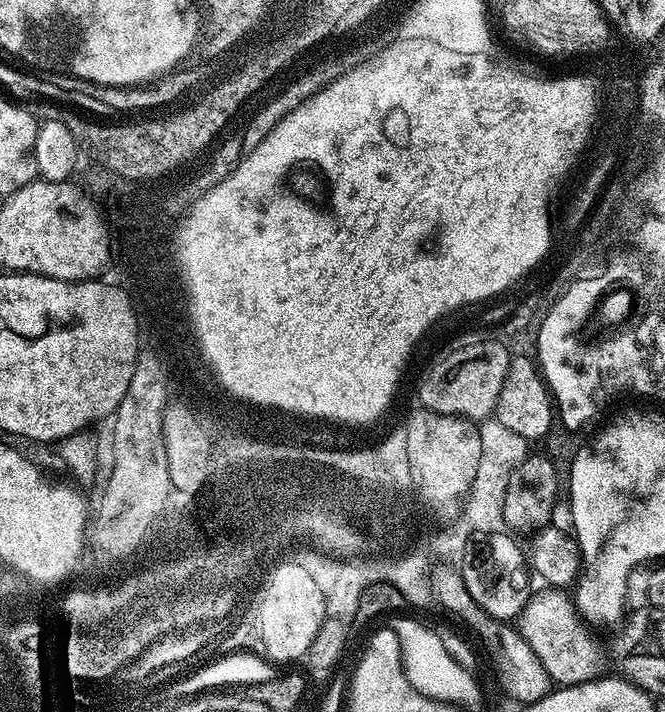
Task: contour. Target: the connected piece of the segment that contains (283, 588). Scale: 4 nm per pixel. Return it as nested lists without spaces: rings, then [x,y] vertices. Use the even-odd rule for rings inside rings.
[[[280,562],[275,567],[260,588],[264,596],[256,600],[258,606],[254,628],[262,632],[260,648],[263,655],[280,665],[287,660],[303,661],[307,657],[310,644],[314,642],[314,636],[322,626],[326,613],[323,596],[317,583],[309,577],[309,572],[302,570],[302,566],[295,562]]]

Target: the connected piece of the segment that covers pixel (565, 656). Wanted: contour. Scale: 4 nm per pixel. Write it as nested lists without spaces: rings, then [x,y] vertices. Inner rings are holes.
[[[544,591],[548,592],[533,595],[525,604],[518,617],[518,631],[522,638],[526,638],[526,642],[530,642],[530,650],[538,654],[538,662],[542,662],[546,674],[550,674],[553,685],[585,684],[597,675],[596,646],[588,634],[590,632],[567,591]]]

